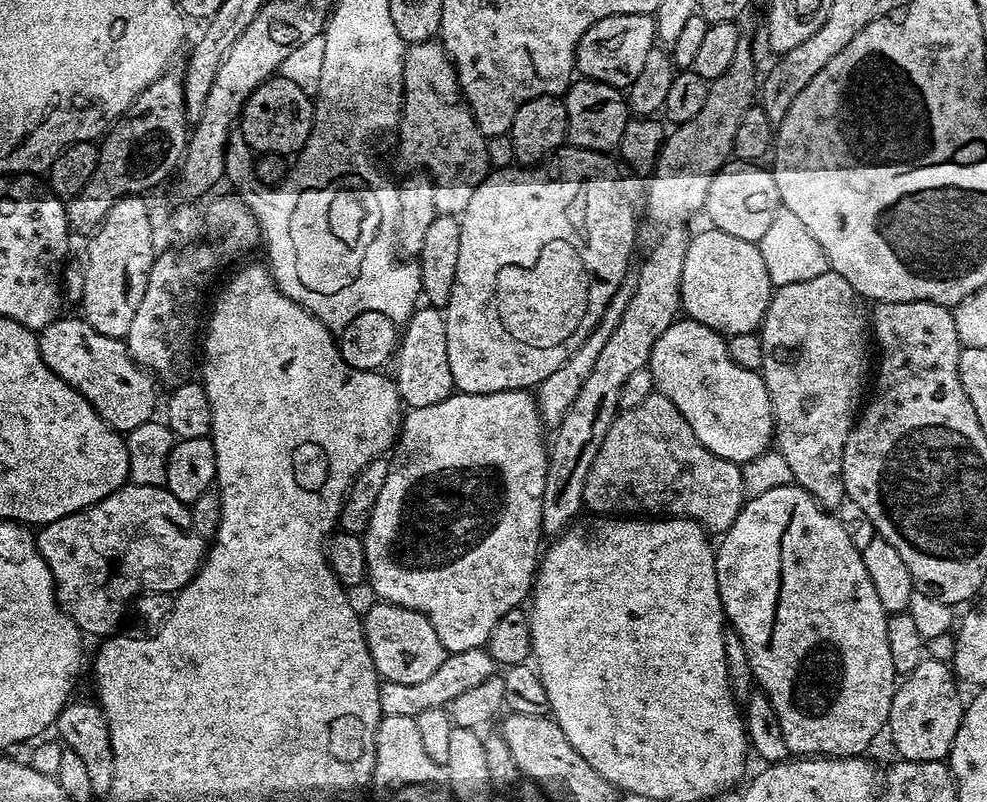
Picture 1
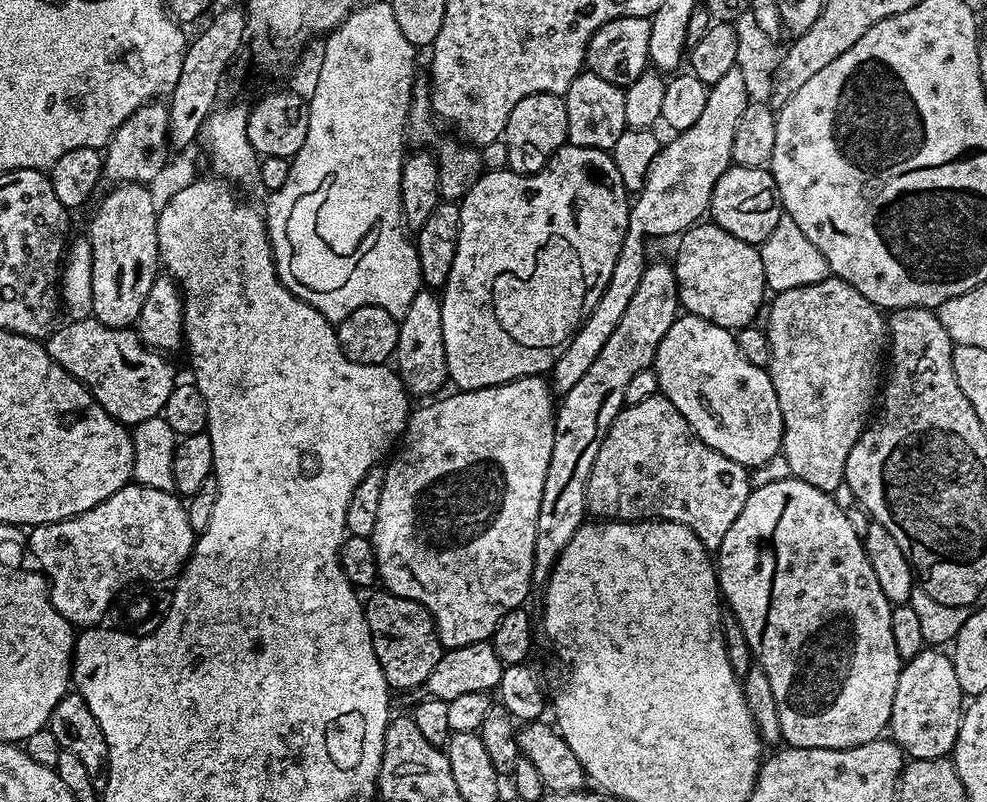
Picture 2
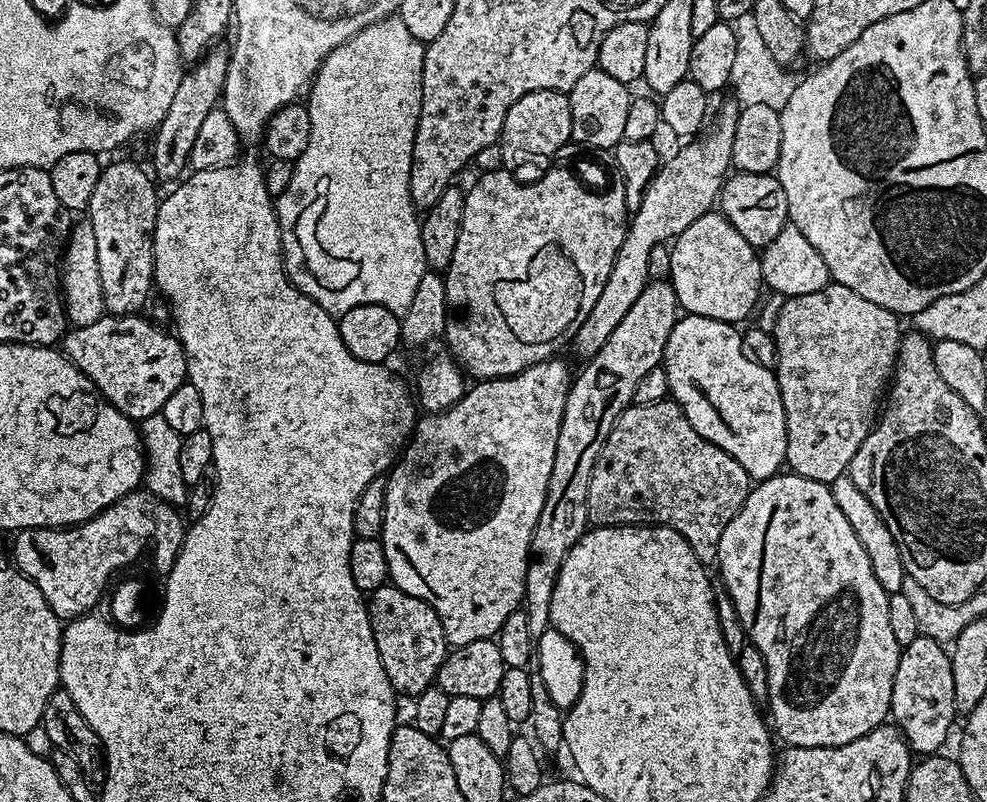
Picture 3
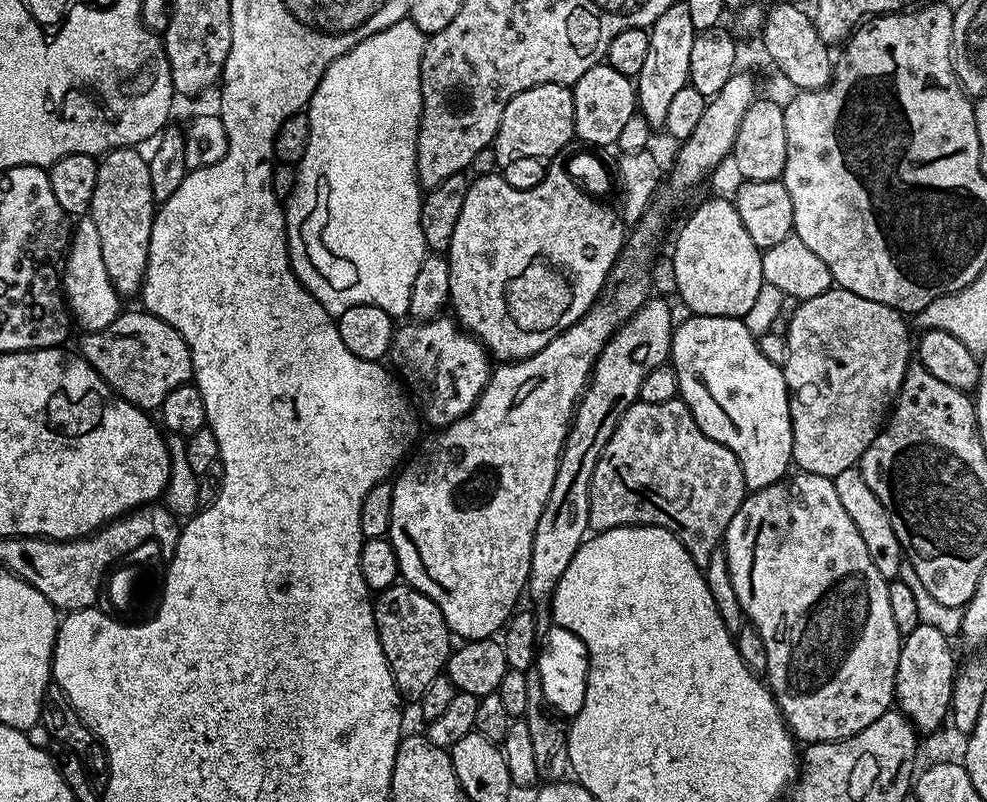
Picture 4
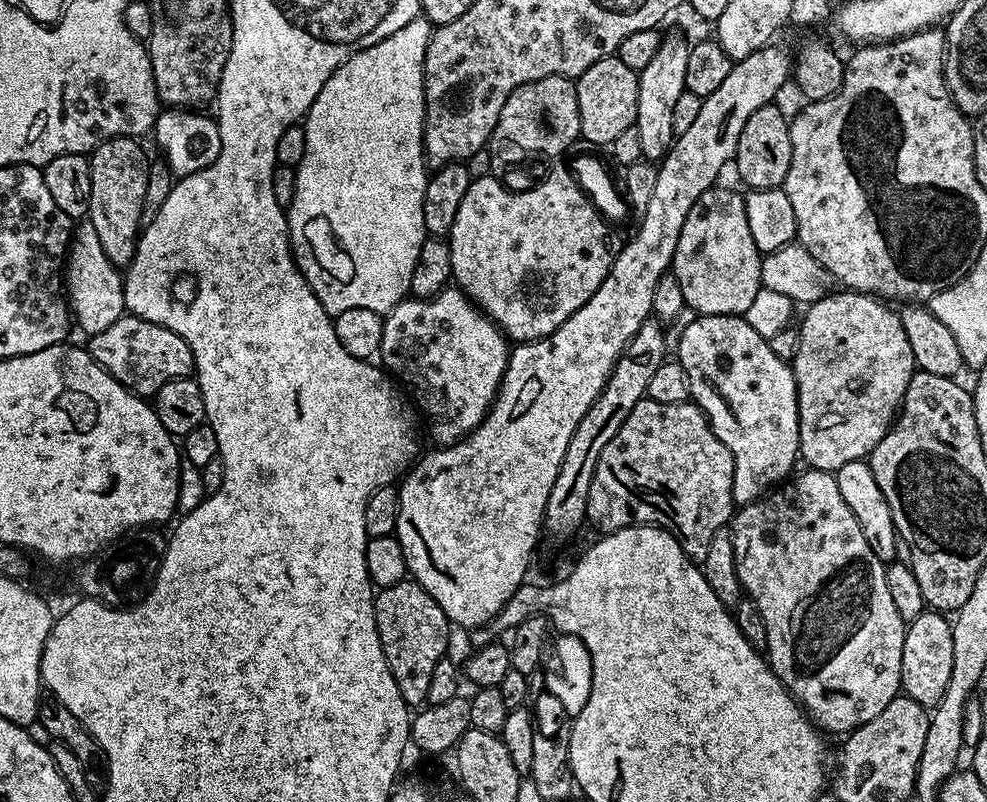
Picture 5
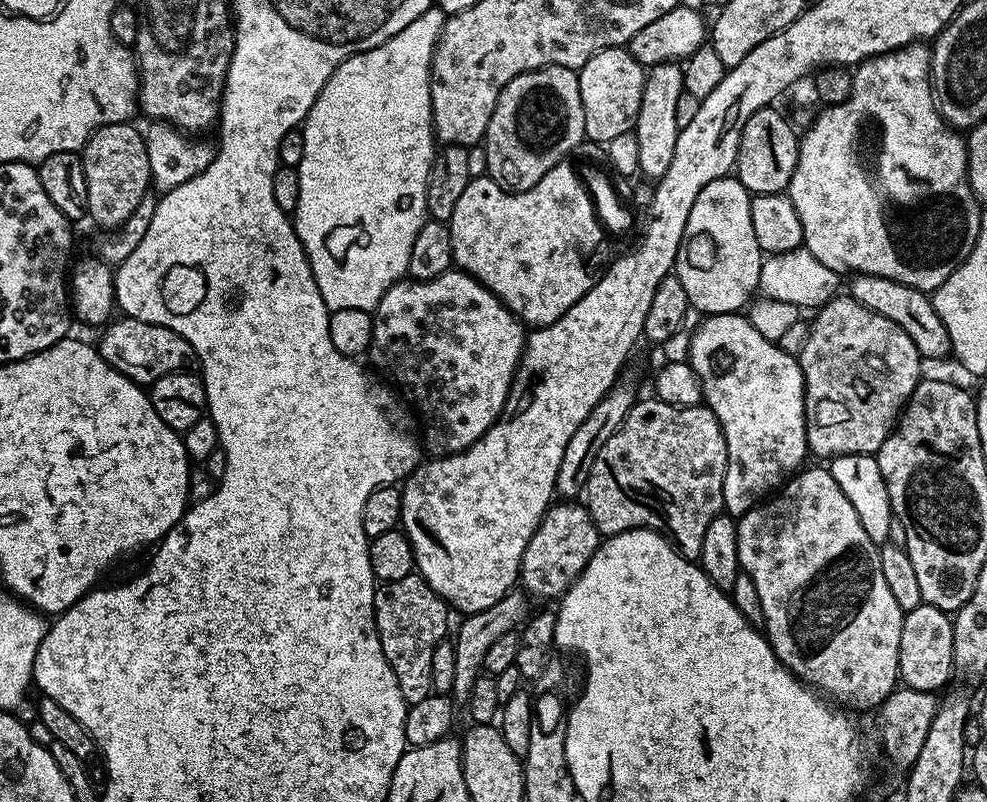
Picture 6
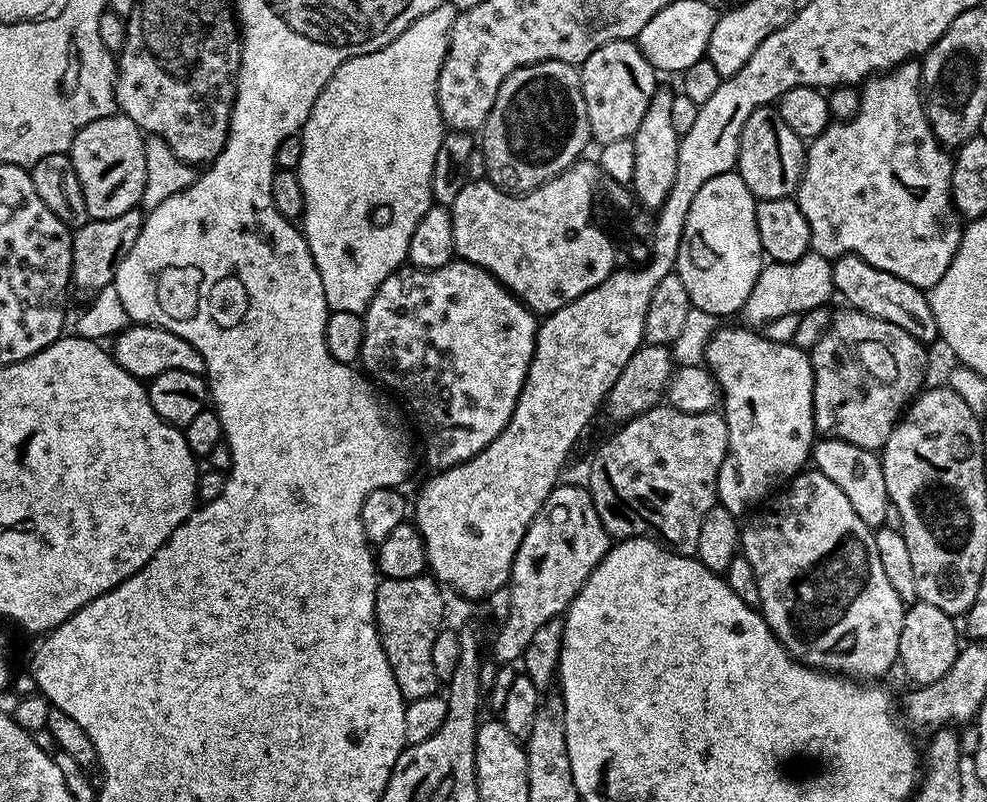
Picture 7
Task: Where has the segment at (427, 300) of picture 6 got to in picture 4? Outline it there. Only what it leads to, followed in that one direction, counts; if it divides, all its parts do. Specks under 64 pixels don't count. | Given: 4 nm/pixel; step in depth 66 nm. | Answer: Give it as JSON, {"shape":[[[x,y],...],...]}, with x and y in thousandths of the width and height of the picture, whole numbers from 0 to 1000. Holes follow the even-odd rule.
{"shape":[[[457,393],[412,403],[398,413],[392,448],[397,449],[396,458],[411,480],[429,527],[439,529],[437,532],[445,536],[481,506],[494,479],[499,455],[493,434],[481,419],[475,419]]]}

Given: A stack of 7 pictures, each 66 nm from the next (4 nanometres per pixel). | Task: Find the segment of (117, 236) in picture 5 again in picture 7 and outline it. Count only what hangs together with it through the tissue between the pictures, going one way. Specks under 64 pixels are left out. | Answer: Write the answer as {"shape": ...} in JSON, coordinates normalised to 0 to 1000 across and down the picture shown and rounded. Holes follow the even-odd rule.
{"shape":[[[125,142],[105,143],[99,152],[91,152],[79,162],[71,193],[75,217],[79,217],[79,227],[83,227],[83,247],[87,247],[92,273],[120,272],[120,267],[128,267],[128,262],[143,253],[148,232],[147,171],[142,158]]]}

